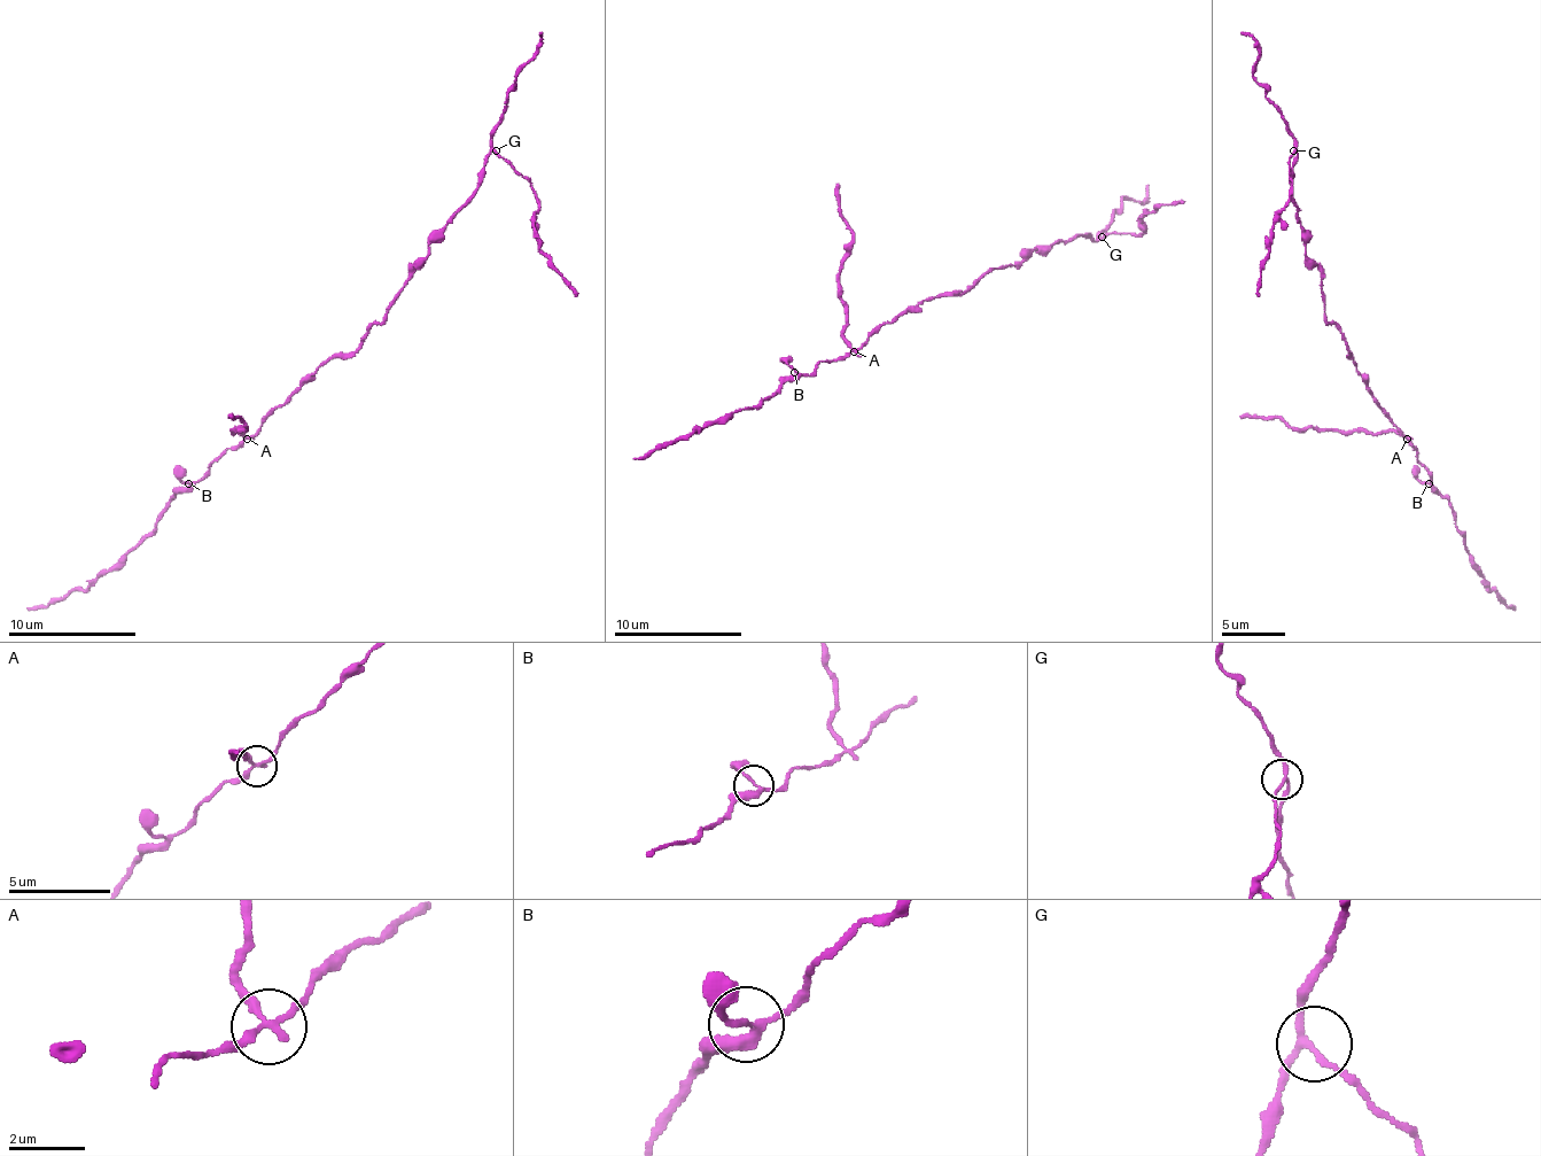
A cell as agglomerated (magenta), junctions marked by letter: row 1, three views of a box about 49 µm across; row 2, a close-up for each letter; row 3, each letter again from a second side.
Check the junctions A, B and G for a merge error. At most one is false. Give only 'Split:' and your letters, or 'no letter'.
Split: A

